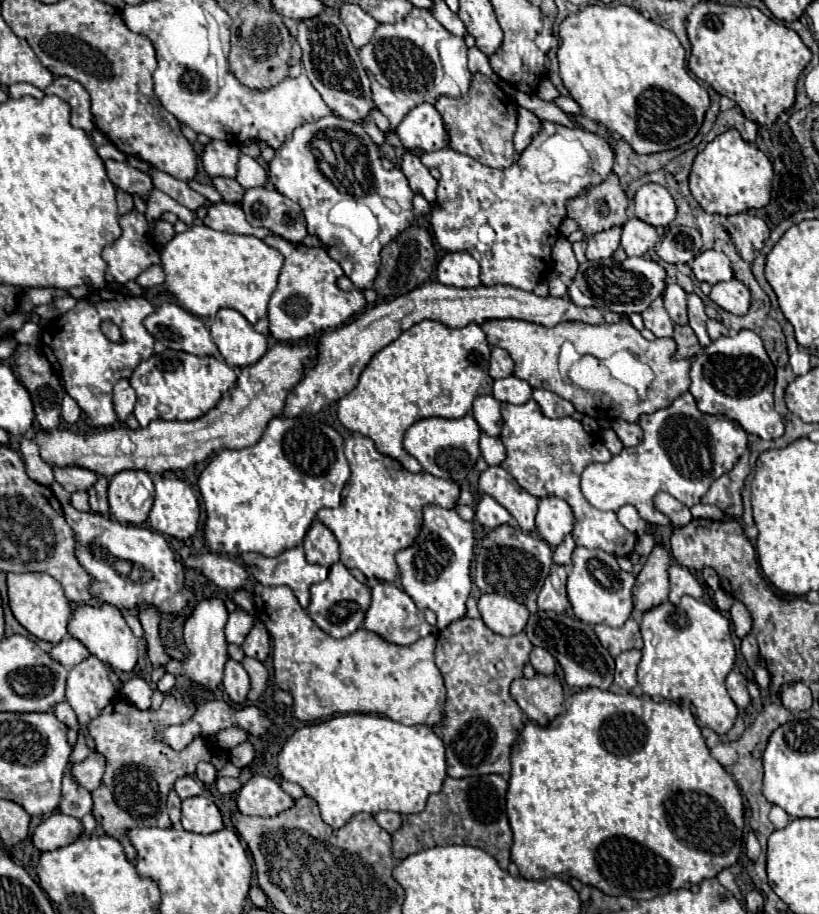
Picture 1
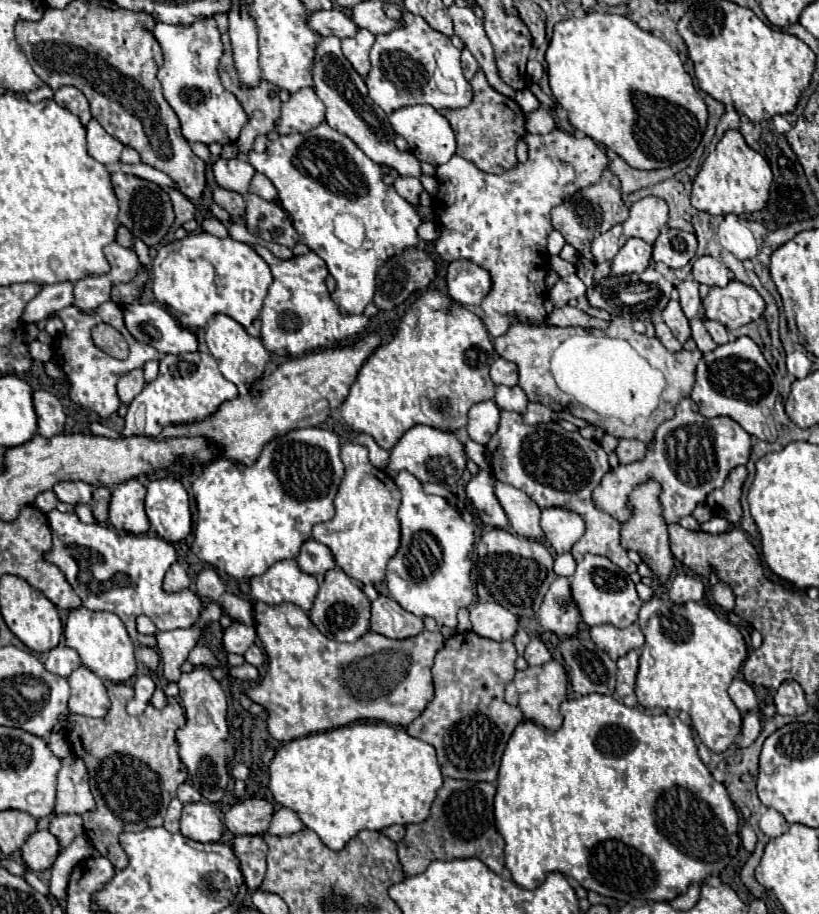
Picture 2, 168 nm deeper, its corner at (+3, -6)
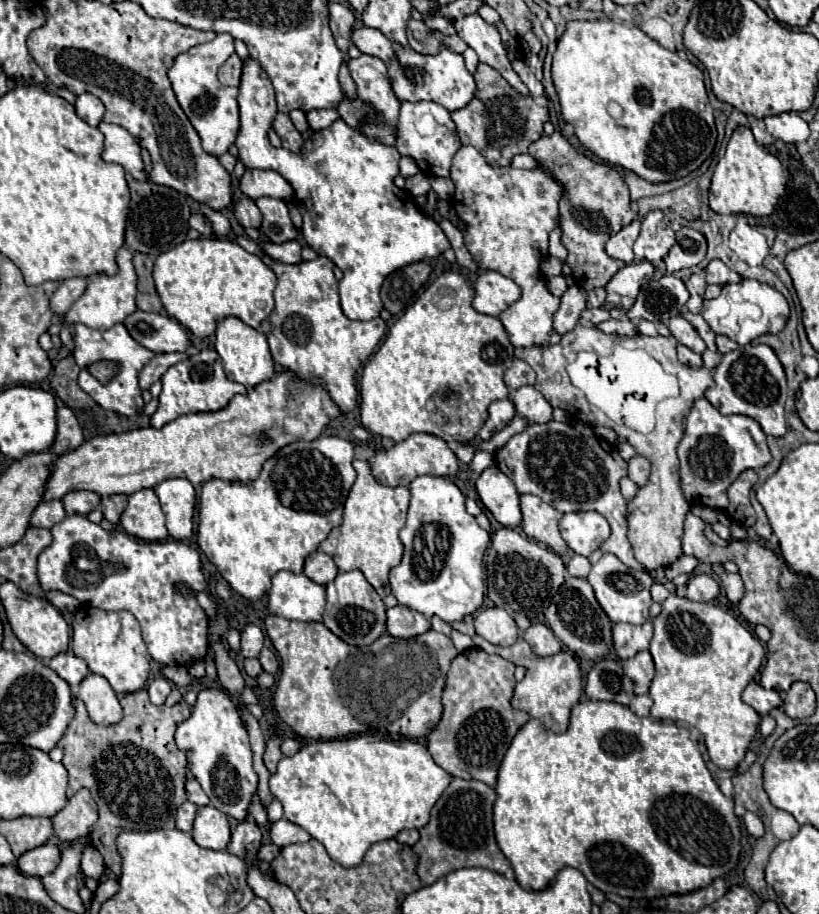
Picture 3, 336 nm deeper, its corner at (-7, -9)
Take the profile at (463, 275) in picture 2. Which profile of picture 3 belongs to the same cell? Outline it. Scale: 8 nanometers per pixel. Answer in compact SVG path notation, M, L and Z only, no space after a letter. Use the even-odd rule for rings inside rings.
M491 269L477 275L473 291L473 309L485 315L499 315L521 295L521 289L509 277Z

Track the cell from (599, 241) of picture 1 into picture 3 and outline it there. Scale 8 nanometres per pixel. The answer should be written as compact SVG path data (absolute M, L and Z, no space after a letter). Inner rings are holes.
M633 221L629 223L627 227L623 227L617 235L613 235L607 243L605 243L605 251L609 257L613 259L621 259L625 263L631 263L633 261L633 243L639 235L639 227L641 227L641 221Z

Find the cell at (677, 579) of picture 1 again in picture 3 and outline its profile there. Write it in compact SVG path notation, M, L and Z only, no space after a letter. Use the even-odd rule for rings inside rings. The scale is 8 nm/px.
M695 575L687 583L687 599L691 601L713 601L719 595L721 587L709 575Z

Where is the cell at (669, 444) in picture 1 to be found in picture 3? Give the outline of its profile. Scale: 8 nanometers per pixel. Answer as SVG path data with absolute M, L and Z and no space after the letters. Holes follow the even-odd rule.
M705 397L697 399L691 407L685 435L677 445L677 457L685 501L717 511L727 507L727 489L745 469L759 469L771 461L765 433L757 421L745 415L721 415Z

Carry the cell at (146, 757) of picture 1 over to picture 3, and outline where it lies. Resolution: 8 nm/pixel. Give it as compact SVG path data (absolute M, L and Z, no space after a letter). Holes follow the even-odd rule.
M145 689L125 693L121 697L123 705L123 719L111 727L95 725L87 717L87 709L81 699L75 699L75 717L69 723L65 735L59 741L59 747L65 751L63 765L69 771L69 789L67 795L73 795L77 789L87 787L99 805L99 821L93 825L89 839L91 845L103 855L105 865L119 877L121 873L121 857L117 851L117 835L123 831L153 831L153 829L173 829L175 827L175 813L181 803L187 801L185 795L185 781L187 781L187 759L185 753L177 749L173 735L175 727L191 715L191 707L185 701L179 701L173 707L167 705L153 705Z

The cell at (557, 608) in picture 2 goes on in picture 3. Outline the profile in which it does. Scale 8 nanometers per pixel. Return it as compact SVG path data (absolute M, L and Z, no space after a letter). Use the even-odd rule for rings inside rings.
M571 575L565 577L565 583L553 597L549 609L545 611L545 623L555 633L555 637L563 645L567 645L577 657L599 659L605 657L611 649L611 621L599 607L593 589L585 579L575 579Z

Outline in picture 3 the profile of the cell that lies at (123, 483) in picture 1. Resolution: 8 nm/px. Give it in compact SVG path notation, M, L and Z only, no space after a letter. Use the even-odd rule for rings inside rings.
M141 489L129 495L127 507L121 515L121 525L137 539L161 541L167 537L165 515L153 489Z

